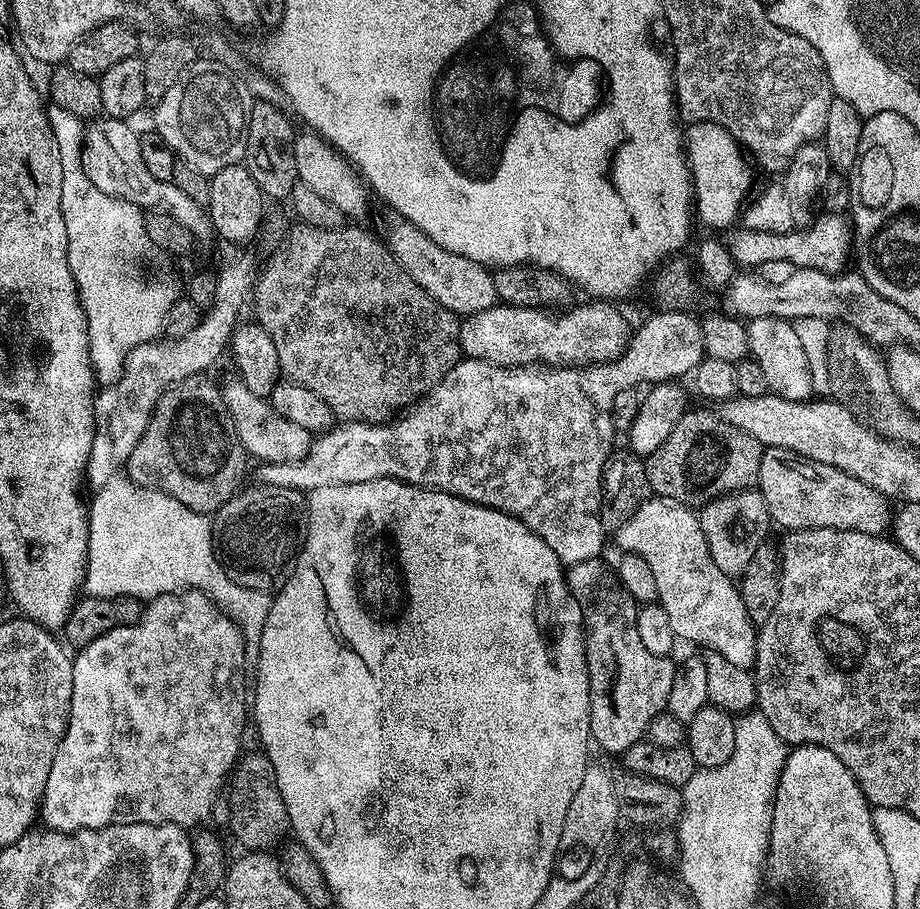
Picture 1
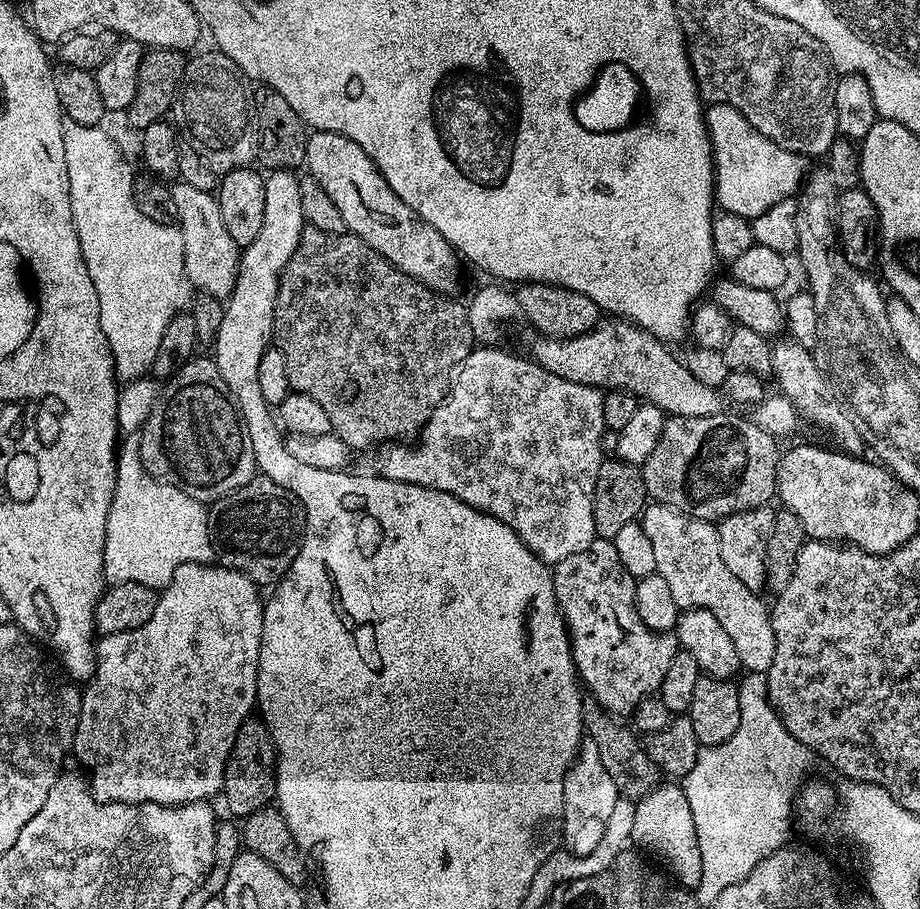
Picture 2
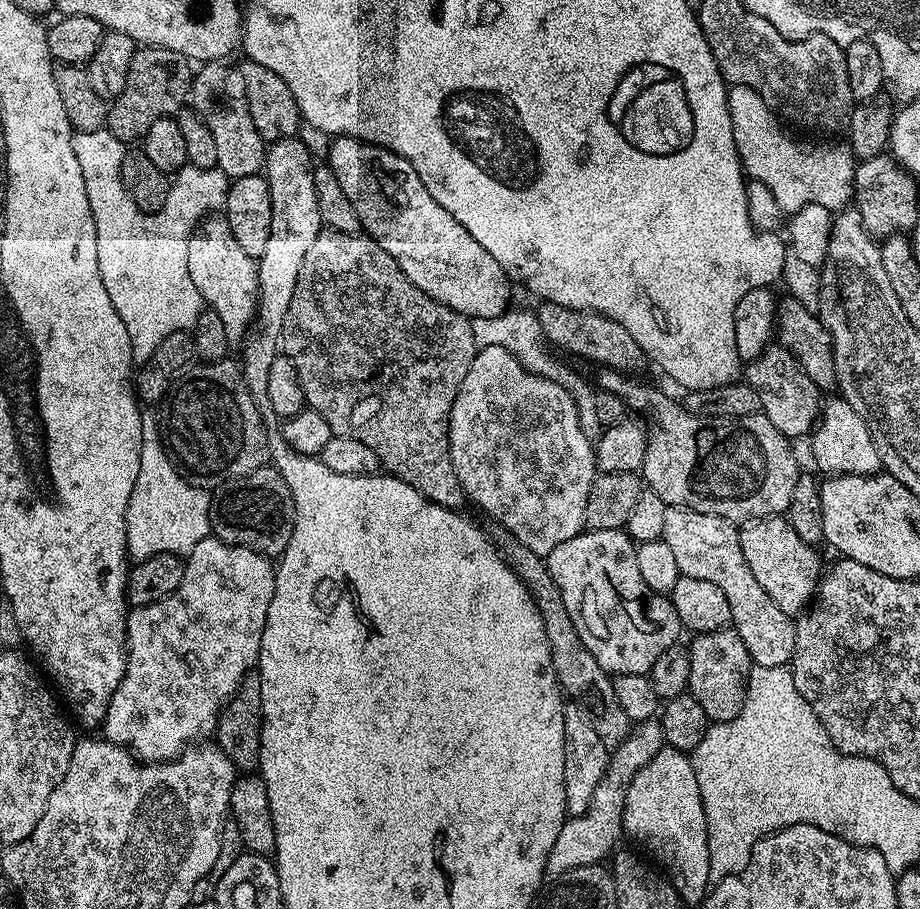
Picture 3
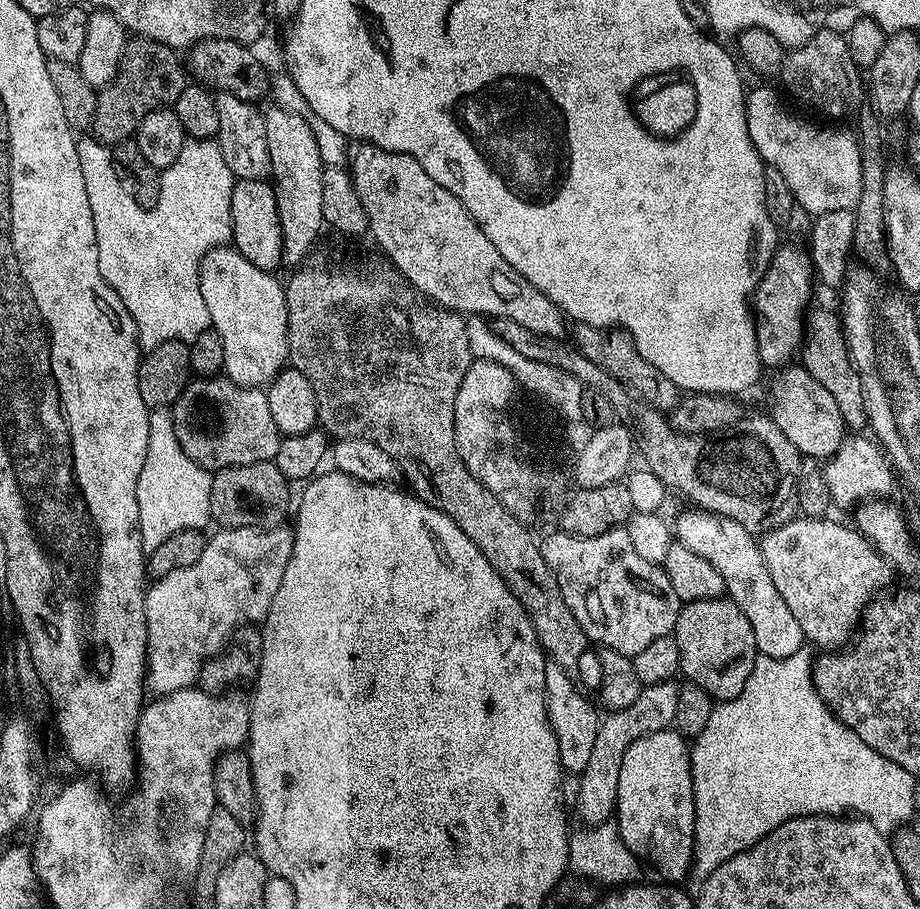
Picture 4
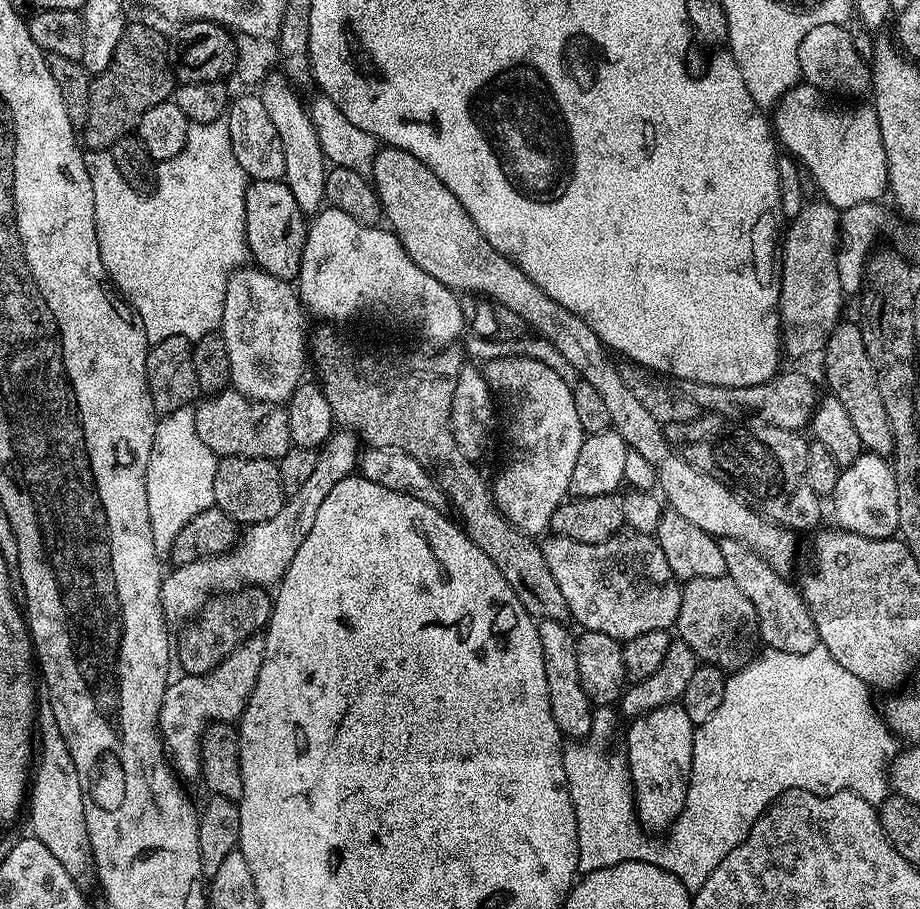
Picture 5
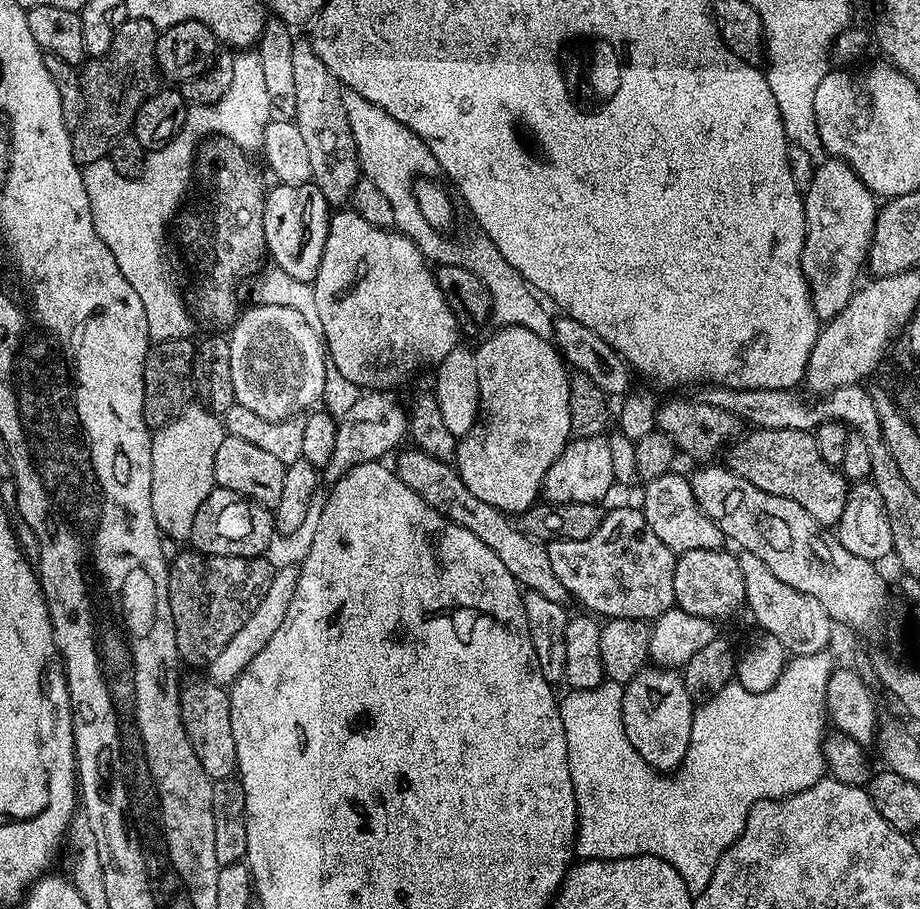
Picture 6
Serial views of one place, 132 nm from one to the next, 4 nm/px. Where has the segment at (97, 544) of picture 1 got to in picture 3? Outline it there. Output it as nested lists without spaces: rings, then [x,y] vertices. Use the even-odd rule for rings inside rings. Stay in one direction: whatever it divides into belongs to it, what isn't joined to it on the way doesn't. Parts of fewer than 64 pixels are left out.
[[[144,410],[141,411],[140,417],[142,418],[140,465],[138,478],[134,482],[134,490],[130,494],[130,502],[126,510],[128,554],[136,562],[167,552],[187,554],[195,544],[209,536],[212,527],[208,517],[212,505],[209,493],[204,493],[207,491],[197,486],[191,479],[183,480],[180,477],[181,469],[166,451],[166,444],[161,436],[162,424],[161,421],[160,424],[156,421],[155,414]]]

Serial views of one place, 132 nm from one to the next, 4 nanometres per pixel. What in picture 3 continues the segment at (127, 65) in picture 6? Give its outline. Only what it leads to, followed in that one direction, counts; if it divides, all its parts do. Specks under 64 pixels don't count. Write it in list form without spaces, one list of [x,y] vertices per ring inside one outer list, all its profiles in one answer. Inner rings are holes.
[[[137,47],[134,58],[130,58],[130,74],[126,74],[126,86],[122,86],[122,94],[111,101],[108,109],[108,131],[114,134],[114,138],[125,142],[143,141],[146,130],[150,130],[154,122],[164,116],[175,117],[185,107],[192,91],[193,75],[189,61],[182,54],[174,54],[174,50],[165,48]]]

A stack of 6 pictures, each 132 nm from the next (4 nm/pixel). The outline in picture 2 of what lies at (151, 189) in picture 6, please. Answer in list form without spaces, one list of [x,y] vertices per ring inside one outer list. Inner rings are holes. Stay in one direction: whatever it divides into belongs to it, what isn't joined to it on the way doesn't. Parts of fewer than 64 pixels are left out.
[[[65,119],[62,150],[66,154],[66,174],[70,182],[72,221],[90,282],[94,282],[94,290],[98,290],[102,334],[106,334],[106,342],[116,363],[117,381],[127,382],[147,377],[152,372],[152,363],[156,360],[158,346],[162,346],[166,326],[191,305],[194,289],[184,265],[184,233],[175,223],[159,224],[138,210],[132,197],[134,175],[124,162],[119,146],[102,129],[94,124],[82,126]]]

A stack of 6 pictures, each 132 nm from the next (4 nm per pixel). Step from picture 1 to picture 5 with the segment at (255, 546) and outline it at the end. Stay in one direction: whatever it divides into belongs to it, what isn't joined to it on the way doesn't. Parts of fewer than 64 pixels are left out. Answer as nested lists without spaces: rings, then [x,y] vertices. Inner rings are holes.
[[[245,456],[219,457],[214,474],[214,498],[215,507],[221,508],[237,525],[251,526],[274,518],[274,514],[282,510],[286,499],[280,481],[279,463]]]

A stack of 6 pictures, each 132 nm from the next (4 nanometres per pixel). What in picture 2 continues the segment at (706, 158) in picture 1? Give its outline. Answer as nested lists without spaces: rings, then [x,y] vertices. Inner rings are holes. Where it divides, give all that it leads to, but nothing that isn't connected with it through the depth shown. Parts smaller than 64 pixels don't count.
[[[729,104],[707,105],[704,121],[712,143],[714,200],[720,212],[738,214],[751,222],[758,214],[766,214],[770,206],[799,193],[806,179],[805,157],[755,132],[744,115]]]

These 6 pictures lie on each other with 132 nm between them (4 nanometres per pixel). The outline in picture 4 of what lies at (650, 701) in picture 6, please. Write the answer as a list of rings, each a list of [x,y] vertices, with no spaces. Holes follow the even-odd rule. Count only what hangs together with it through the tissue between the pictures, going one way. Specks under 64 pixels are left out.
[[[663,728],[654,734],[646,734],[622,754],[622,770],[618,774],[618,798],[614,823],[620,830],[622,842],[645,865],[653,864],[669,885],[687,881],[694,854],[694,790],[692,789],[692,754],[690,744],[679,731]]]

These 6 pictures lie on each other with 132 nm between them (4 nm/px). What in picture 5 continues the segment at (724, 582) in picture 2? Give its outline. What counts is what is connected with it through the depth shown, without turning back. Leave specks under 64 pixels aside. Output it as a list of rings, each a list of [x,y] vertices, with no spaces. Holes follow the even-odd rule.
[[[720,540],[722,558],[726,558],[726,570],[728,576],[750,598],[750,602],[756,611],[758,636],[769,648],[786,650],[790,654],[806,654],[818,646],[816,626],[814,618],[808,609],[808,603],[804,600],[801,589],[792,584],[787,584],[785,577],[776,572],[765,560],[758,558],[754,550],[747,548],[737,540]]]

